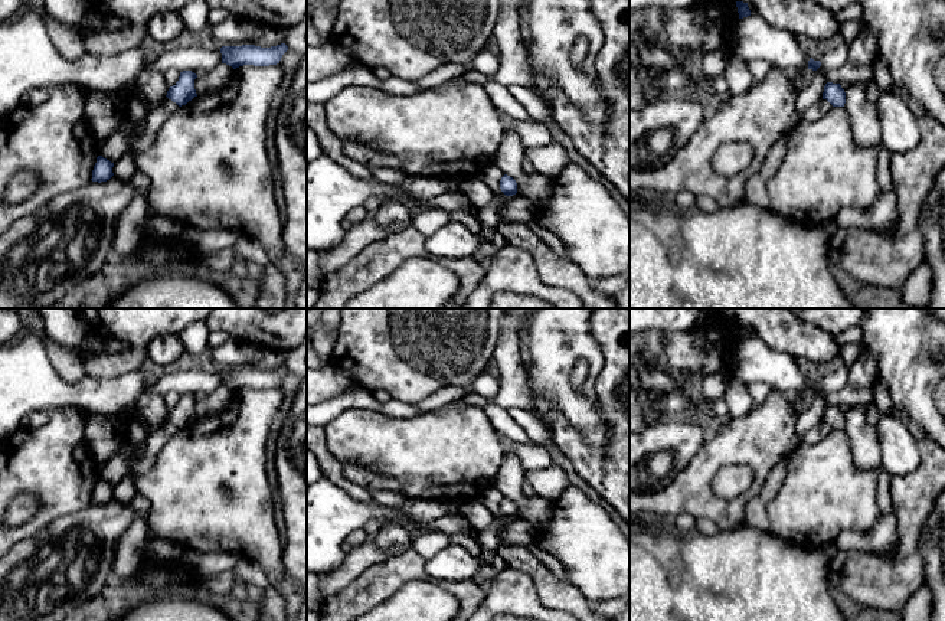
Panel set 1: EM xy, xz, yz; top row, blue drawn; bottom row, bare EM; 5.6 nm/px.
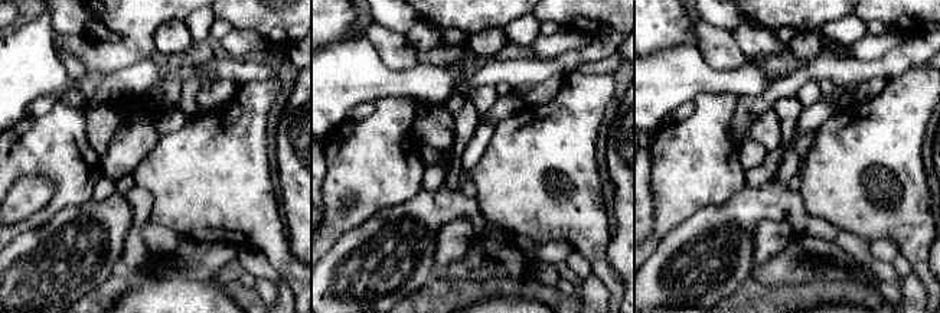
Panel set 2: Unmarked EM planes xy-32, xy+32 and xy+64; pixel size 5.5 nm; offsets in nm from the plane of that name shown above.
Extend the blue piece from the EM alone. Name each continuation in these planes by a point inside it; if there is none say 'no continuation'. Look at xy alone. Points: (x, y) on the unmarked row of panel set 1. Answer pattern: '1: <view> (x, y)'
no continuation

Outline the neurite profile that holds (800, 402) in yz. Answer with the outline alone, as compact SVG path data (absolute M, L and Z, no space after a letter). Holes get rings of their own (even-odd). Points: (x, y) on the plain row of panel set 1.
M802 392L798 395L791 395L789 401L791 401L791 408L800 416L804 411L807 411L811 406L811 403L814 401L814 393Z

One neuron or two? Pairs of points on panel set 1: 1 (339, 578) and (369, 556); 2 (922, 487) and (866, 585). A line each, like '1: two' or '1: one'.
1: one
2: one

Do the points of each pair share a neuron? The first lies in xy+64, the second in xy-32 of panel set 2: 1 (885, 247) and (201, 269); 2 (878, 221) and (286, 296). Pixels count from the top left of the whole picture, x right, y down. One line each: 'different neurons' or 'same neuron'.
1: same neuron
2: different neurons

